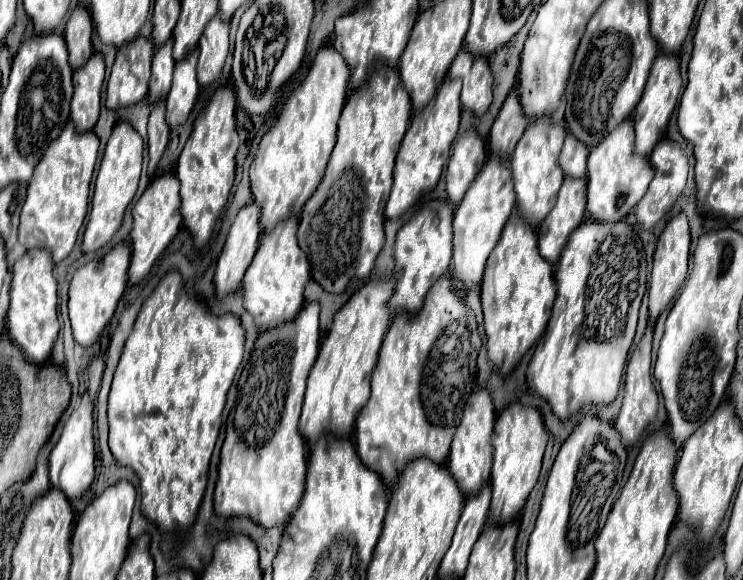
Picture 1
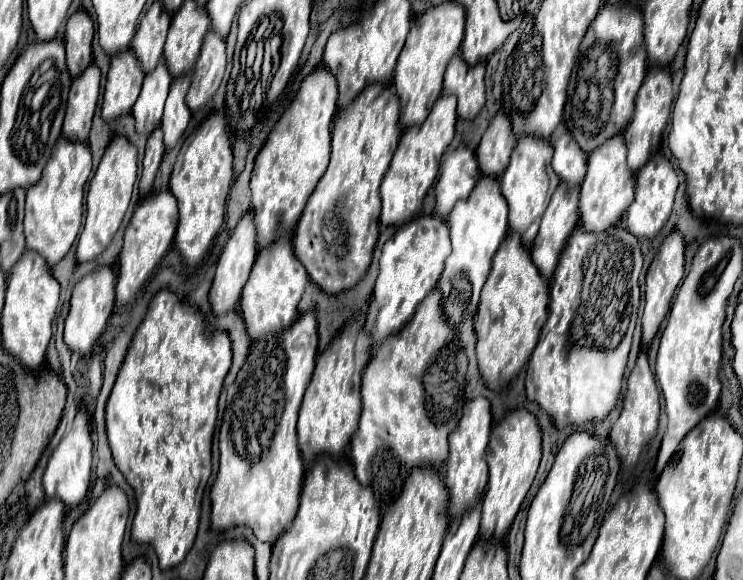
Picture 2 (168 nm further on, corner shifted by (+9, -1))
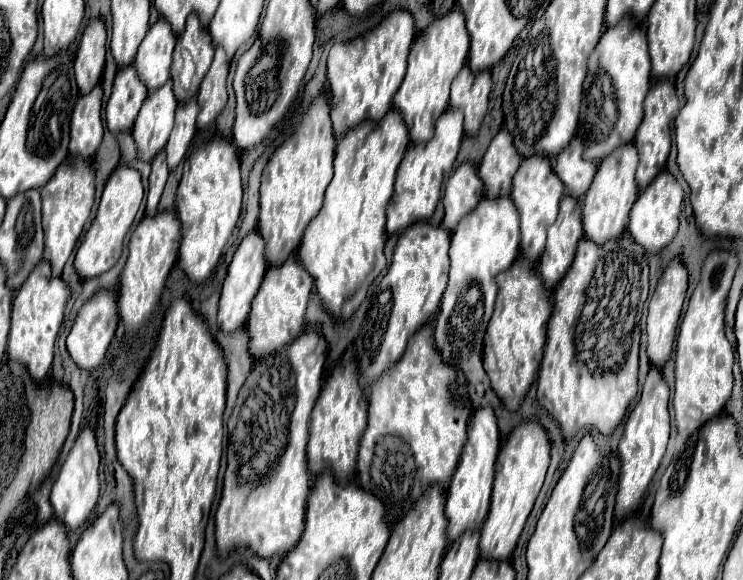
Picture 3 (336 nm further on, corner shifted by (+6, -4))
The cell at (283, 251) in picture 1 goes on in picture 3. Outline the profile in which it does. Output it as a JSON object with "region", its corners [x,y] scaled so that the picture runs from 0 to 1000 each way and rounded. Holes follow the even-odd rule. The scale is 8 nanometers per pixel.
{"region":[[[390,440],[380,457],[361,460],[358,478],[353,481],[353,491],[339,519],[336,547],[331,557],[334,578],[336,578],[336,609],[342,616],[355,616],[380,595],[396,588],[406,567],[409,567],[409,540],[412,522],[420,505],[423,481],[417,471],[412,471],[406,450],[401,450],[401,440]]]}

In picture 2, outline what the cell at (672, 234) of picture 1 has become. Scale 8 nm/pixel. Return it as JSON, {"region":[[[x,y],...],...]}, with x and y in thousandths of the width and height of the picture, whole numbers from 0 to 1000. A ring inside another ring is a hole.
{"region":[[[906,397],[895,417],[890,421],[884,441],[879,445],[876,459],[873,459],[873,469],[871,469],[871,497],[868,497],[868,534],[865,534],[865,593],[873,597],[882,583],[882,576],[887,572],[887,562],[890,555],[895,552],[895,545],[900,541],[903,534],[903,514],[908,507],[908,497],[911,490],[917,486],[919,479],[919,469],[922,469],[922,417],[917,410],[917,403],[911,397]]]}

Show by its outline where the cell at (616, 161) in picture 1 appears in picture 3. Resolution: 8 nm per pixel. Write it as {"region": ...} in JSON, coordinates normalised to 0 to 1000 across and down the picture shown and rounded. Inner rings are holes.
{"region":[[[851,247],[826,257],[826,264],[813,271],[810,281],[805,284],[802,305],[786,340],[786,357],[783,357],[786,405],[802,422],[813,422],[818,412],[834,409],[834,402],[843,395],[845,367],[859,340],[859,319],[853,312],[856,284],[859,284],[859,264]]]}

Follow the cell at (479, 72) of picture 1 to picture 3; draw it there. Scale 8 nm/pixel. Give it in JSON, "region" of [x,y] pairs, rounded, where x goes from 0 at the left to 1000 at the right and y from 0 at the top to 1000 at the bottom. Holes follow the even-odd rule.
{"region":[[[649,122],[641,129],[638,147],[633,153],[633,171],[624,181],[624,226],[630,233],[641,233],[646,212],[657,191],[657,167],[659,167],[659,122]]]}

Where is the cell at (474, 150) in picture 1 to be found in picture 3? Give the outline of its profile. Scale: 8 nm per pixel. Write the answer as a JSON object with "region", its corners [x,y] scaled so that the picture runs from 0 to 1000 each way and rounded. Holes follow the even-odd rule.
{"region":[[[622,281],[603,309],[595,353],[598,353],[598,381],[595,391],[608,398],[616,381],[633,367],[641,350],[651,340],[651,319],[643,305],[643,295],[635,281]]]}

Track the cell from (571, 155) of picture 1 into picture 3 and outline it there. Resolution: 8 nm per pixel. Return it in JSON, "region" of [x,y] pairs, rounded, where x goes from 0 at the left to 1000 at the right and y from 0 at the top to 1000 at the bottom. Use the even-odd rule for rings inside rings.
{"region":[[[773,236],[773,243],[767,243],[767,250],[748,271],[746,284],[746,295],[756,309],[762,333],[767,333],[770,340],[783,340],[791,329],[802,298],[802,281],[789,278],[783,264],[783,243]]]}

